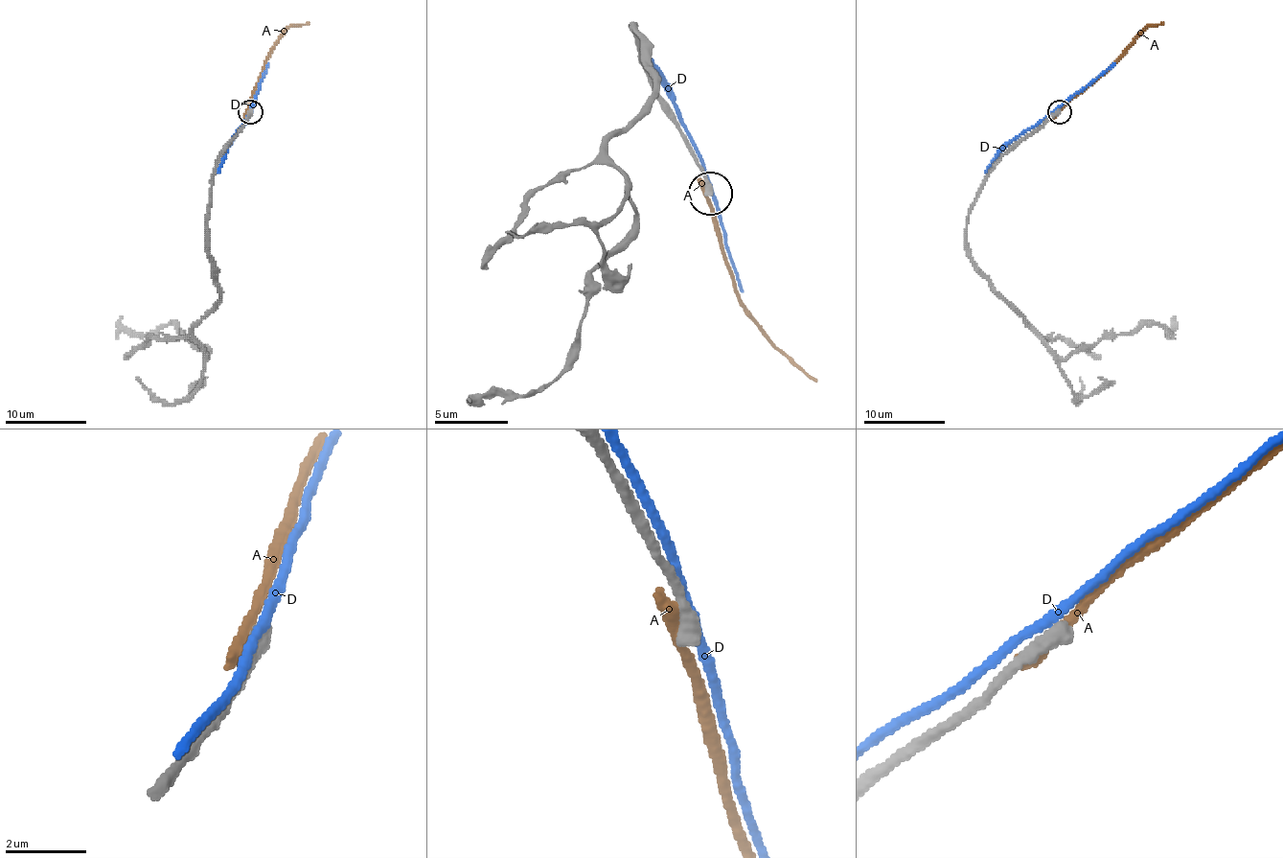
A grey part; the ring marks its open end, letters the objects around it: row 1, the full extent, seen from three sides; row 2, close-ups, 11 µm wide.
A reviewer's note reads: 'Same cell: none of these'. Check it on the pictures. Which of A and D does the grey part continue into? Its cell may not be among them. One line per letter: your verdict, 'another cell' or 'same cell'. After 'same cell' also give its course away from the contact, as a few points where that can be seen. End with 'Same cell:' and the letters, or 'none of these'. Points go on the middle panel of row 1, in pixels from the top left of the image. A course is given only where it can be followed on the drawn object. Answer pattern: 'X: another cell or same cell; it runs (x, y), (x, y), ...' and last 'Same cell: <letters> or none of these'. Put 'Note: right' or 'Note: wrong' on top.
Note: right
A: another cell
D: another cell
Same cell: none of these

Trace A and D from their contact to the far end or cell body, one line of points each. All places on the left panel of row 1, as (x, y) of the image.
A: (248, 113), (270, 48), (290, 26), (309, 22)
D: (250, 111), (216, 173)

